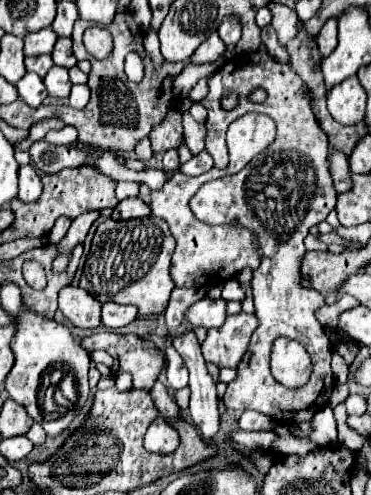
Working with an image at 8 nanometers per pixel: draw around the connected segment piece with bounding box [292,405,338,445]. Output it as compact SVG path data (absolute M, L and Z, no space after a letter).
M326 405L310 423L302 423L302 427L292 427L292 433L296 437L306 437L314 441L316 445L326 445L326 443L336 443L336 421L332 415L332 407Z

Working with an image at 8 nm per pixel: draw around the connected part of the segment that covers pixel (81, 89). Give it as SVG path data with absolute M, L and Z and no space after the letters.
M74 85L72 93L70 93L70 105L72 107L86 107L90 99L90 89L88 85Z

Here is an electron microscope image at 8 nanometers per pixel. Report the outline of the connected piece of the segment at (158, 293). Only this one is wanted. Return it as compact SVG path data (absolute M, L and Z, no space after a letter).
M148 215L128 221L106 219L98 225L92 249L86 257L80 287L86 289L100 303L130 303L136 305L142 317L154 317L166 311L174 281L170 277L170 259L176 241L168 223L160 217Z

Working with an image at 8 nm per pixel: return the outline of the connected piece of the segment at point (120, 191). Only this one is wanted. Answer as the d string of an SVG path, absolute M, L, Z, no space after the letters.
M118 181L116 187L116 195L118 199L126 199L126 197L136 197L140 193L140 183L130 183L130 181Z

